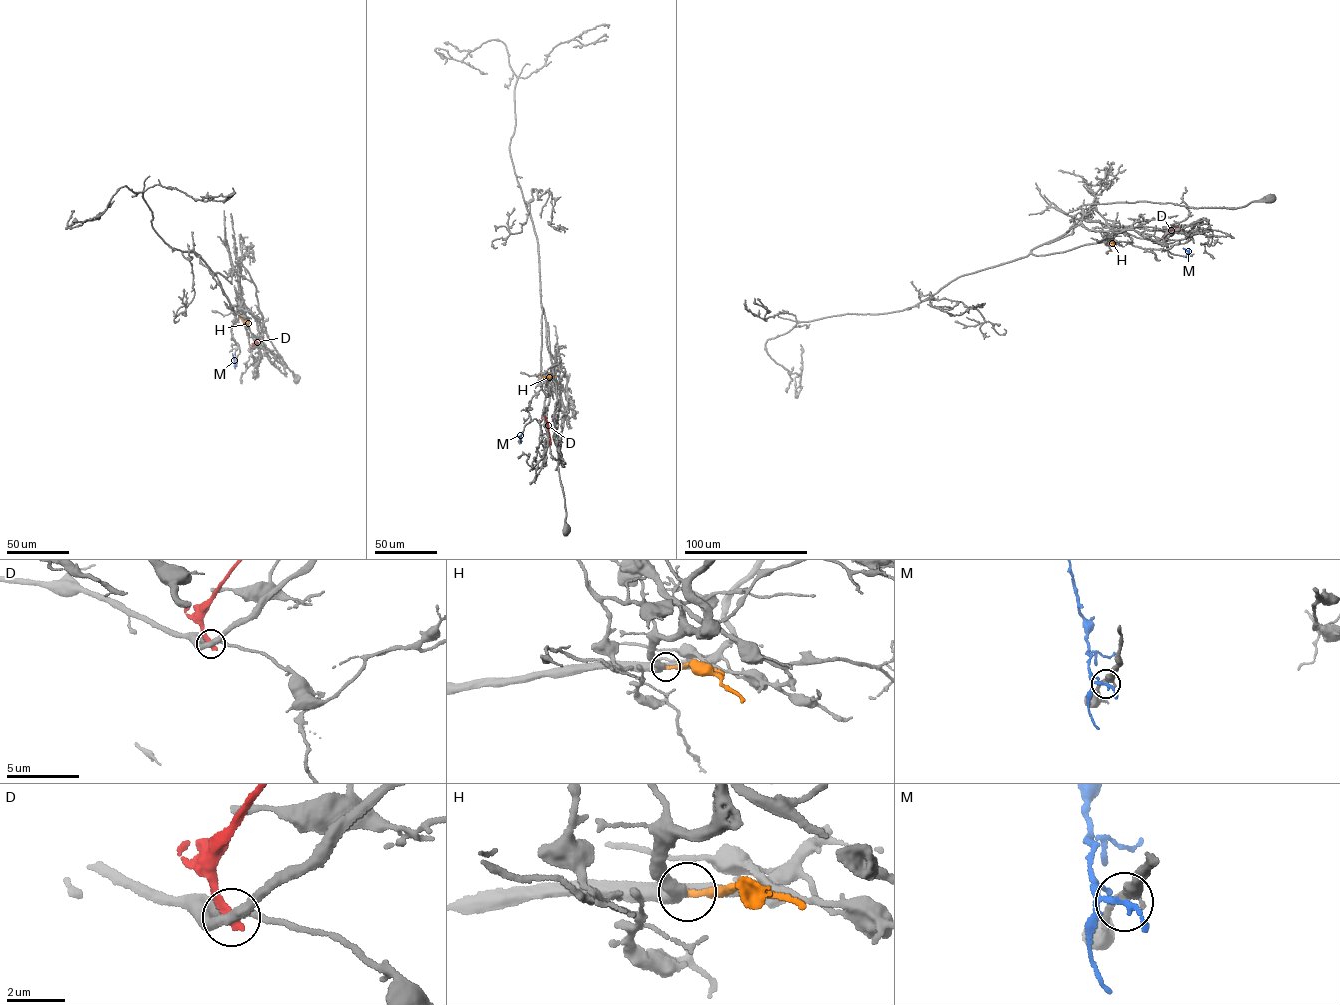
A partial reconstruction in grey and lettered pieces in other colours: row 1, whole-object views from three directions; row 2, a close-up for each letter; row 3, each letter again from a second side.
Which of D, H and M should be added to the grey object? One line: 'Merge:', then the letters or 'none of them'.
Merge: none of them

